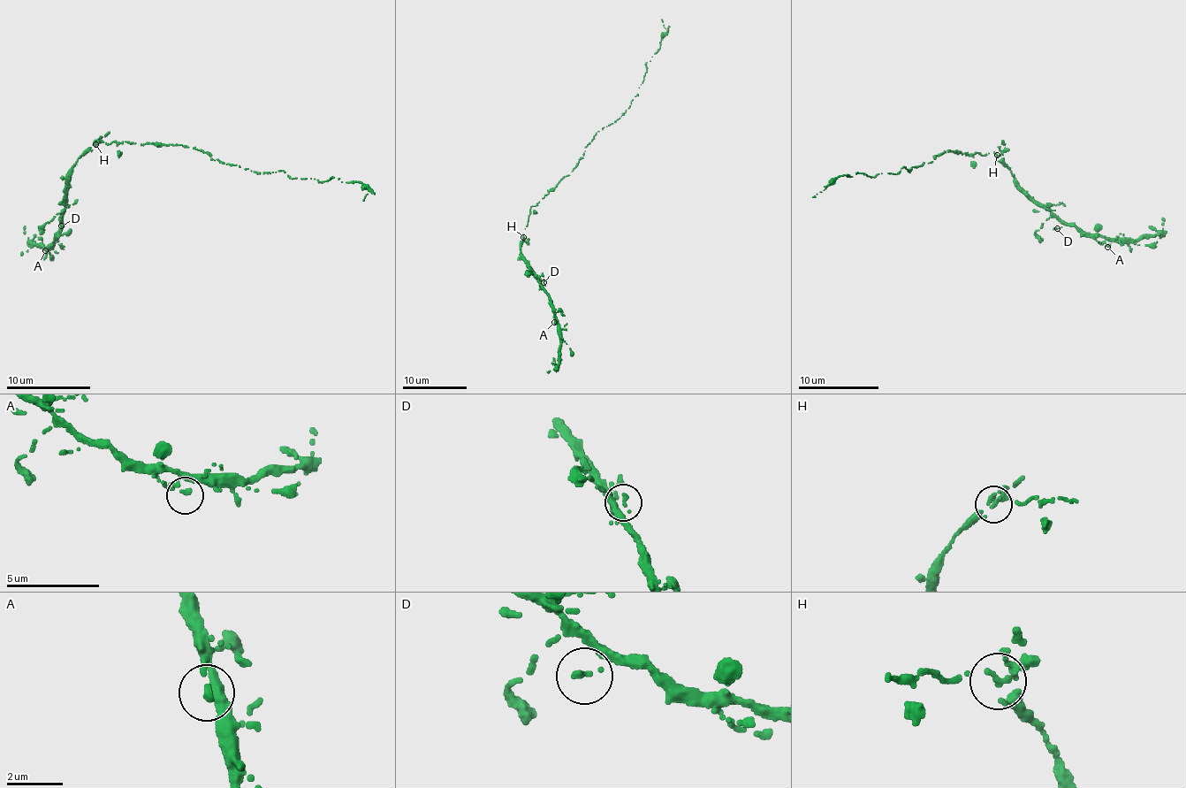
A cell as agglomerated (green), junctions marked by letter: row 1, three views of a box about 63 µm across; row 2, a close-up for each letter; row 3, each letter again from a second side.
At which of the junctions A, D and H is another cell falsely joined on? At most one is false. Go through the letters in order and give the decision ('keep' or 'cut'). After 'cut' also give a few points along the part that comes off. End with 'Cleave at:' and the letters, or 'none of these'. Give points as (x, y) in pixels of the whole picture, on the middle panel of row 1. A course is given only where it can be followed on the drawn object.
A: keep
D: keep
H: cut; course (523, 236), (529, 208), (570, 175), (593, 136), (625, 112), (638, 95), (645, 65), (668, 28), (661, 19)
Cleave at: H

